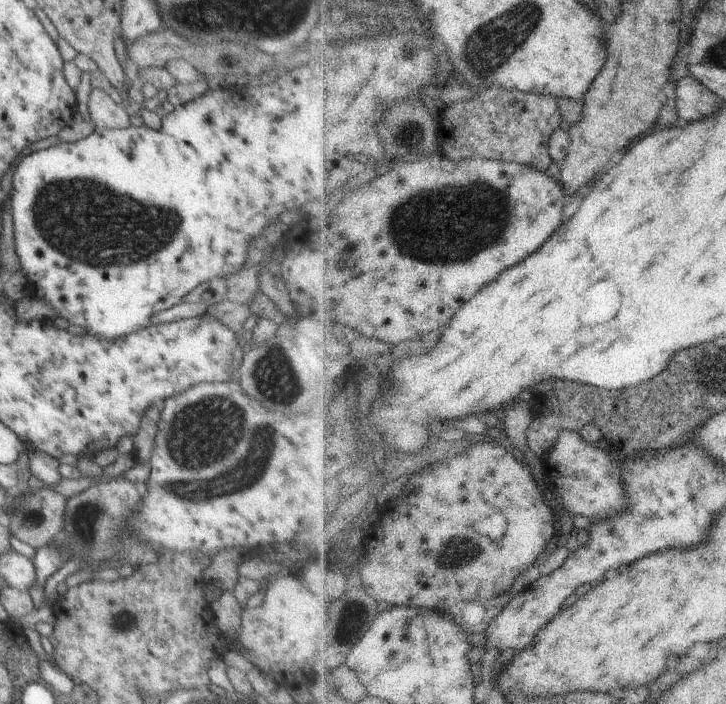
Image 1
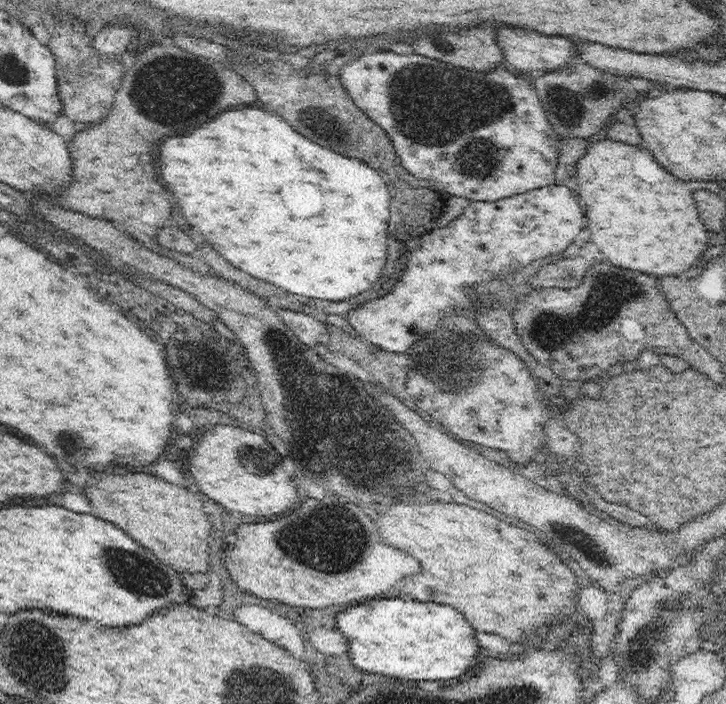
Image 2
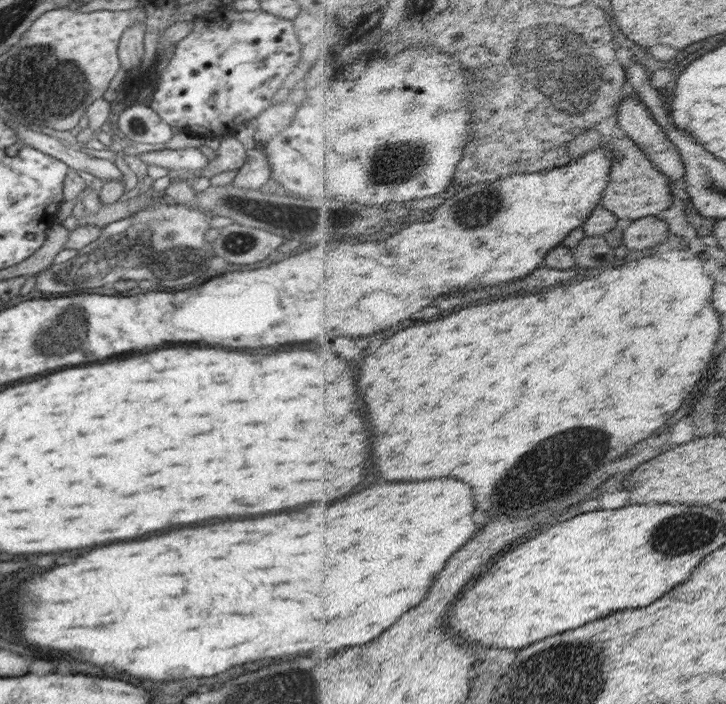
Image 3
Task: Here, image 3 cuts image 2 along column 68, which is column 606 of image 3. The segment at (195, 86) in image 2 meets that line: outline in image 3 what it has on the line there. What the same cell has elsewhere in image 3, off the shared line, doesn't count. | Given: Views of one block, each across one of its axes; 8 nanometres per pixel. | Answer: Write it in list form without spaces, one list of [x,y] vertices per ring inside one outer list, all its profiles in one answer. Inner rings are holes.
[[[628,134],[616,137],[607,143],[616,152],[614,172],[611,174],[610,190],[606,190],[604,204],[608,210],[616,212],[624,222],[633,222],[648,216],[656,216],[674,204],[674,194],[670,188],[670,177],[660,172],[654,162],[642,152],[642,148]]]

